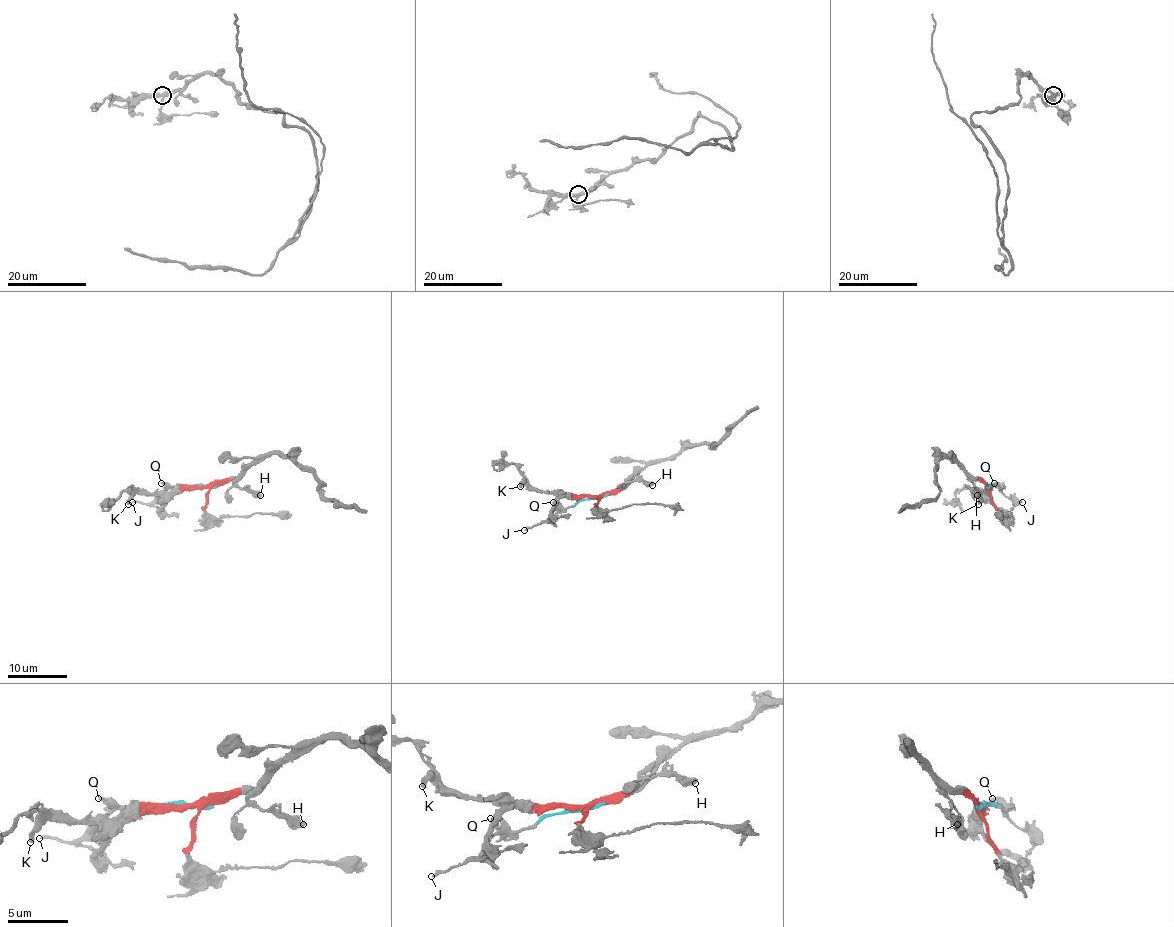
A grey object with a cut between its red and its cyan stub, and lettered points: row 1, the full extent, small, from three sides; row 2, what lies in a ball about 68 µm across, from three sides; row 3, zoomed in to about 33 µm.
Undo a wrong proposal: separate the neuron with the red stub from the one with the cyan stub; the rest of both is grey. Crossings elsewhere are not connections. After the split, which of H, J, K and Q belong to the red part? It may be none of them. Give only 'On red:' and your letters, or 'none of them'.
On red: H, K

